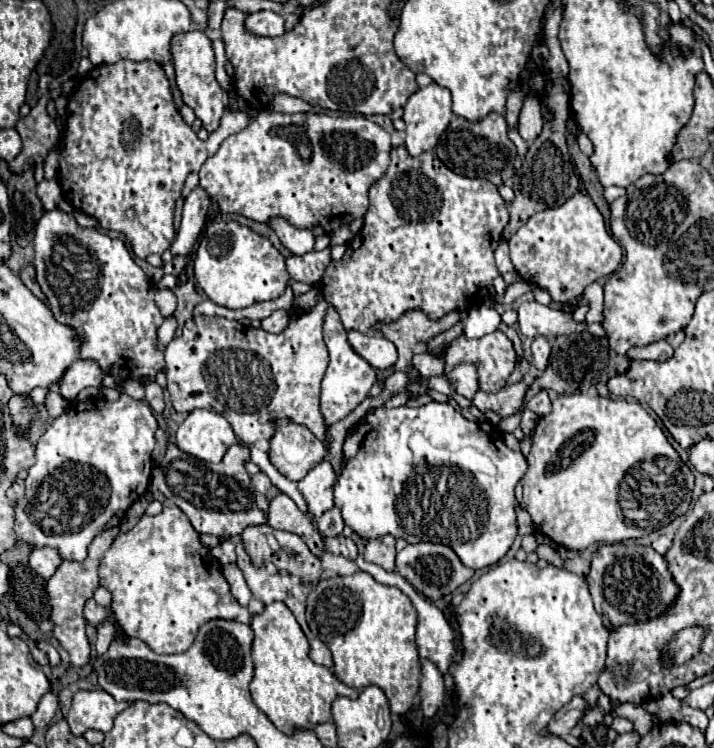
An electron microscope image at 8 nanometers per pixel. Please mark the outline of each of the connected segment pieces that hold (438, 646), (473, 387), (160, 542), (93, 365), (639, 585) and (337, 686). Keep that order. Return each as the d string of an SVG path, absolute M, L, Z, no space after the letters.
M359 551L359 555L356 558L356 564L360 570L364 570L364 572L368 572L368 574L372 574L380 584L386 584L386 586L396 586L396 588L400 588L410 600L412 600L412 604L414 604L414 608L416 608L416 612L418 612L418 630L416 630L416 644L418 644L418 650L420 650L420 658L424 658L424 660L430 660L436 668L438 668L438 672L444 676L446 672L448 672L448 666L450 666L450 660L452 660L452 656L454 656L454 652L456 652L456 648L454 648L454 630L452 630L452 626L448 624L448 620L444 618L444 614L430 602L430 600L426 600L426 598L422 598L416 590L414 590L414 586L410 584L410 582L406 582L398 572L386 572L386 570L382 570L380 566L376 566L376 564L370 564L370 562L366 562L363 558L362 551Z
M460 364L456 366L452 372L442 374L448 382L452 382L454 390L462 396L466 396L468 400L472 400L472 394L478 392L478 382L476 382L476 370L474 366L468 364Z
M164 504L160 514L144 514L132 530L118 534L118 538L100 560L98 574L100 586L104 586L112 594L110 608L116 626L122 628L124 634L140 638L158 654L180 654L188 650L194 642L194 636L198 634L198 628L212 618L236 620L244 624L250 622L250 612L234 600L234 596L230 594L230 586L218 568L218 562L214 560L210 550L202 546L200 534L192 528L190 520L178 506Z
M76 360L68 368L68 374L64 374L64 378L60 380L60 394L66 400L76 400L80 390L88 386L98 388L102 384L102 378L104 370L96 360Z
M622 542L604 544L592 554L592 566L586 576L586 584L594 598L594 606L608 630L624 624L640 624L664 614L680 592L664 556L660 556L650 546Z
M272 602L264 606L260 614L252 616L250 626L254 630L250 648L254 660L250 694L254 704L270 718L272 724L280 726L280 730L288 732L292 726L312 728L316 722L330 720L330 704L336 696L356 698L358 692L340 682L330 668L318 666L310 660L310 644L284 602Z

